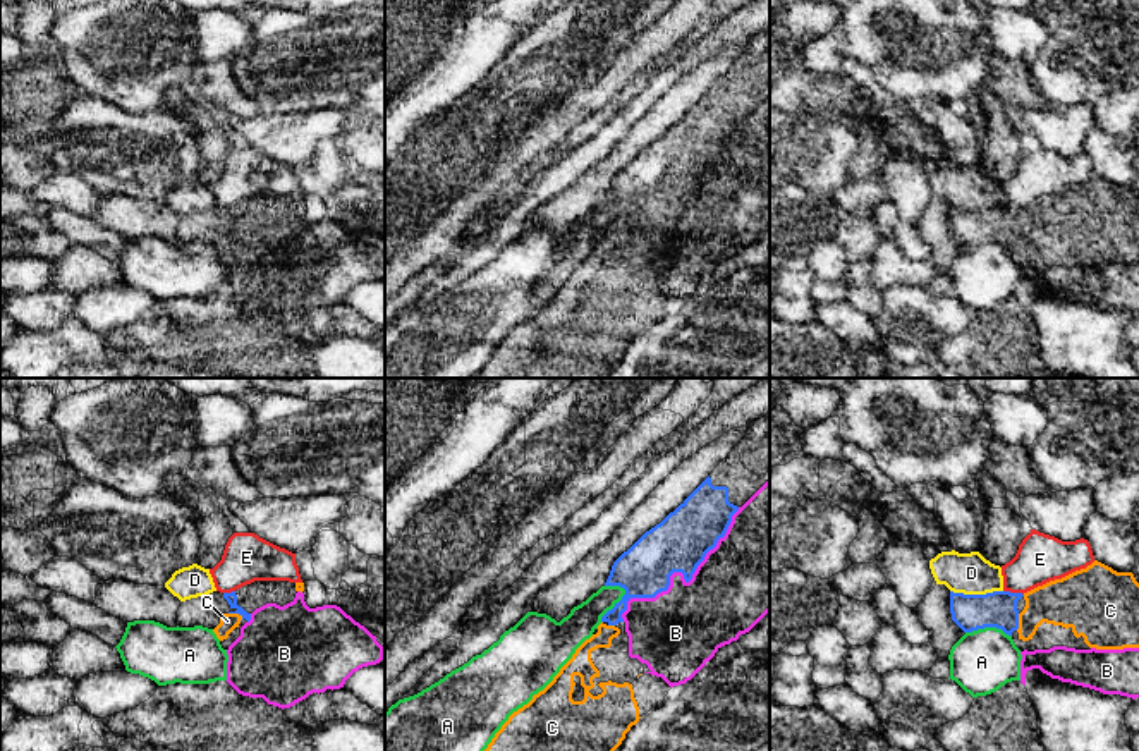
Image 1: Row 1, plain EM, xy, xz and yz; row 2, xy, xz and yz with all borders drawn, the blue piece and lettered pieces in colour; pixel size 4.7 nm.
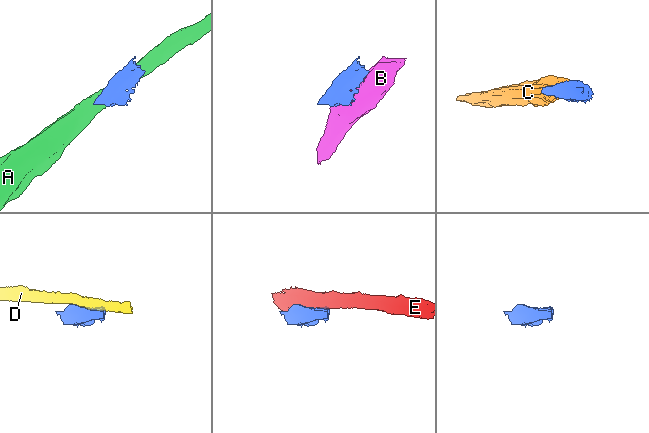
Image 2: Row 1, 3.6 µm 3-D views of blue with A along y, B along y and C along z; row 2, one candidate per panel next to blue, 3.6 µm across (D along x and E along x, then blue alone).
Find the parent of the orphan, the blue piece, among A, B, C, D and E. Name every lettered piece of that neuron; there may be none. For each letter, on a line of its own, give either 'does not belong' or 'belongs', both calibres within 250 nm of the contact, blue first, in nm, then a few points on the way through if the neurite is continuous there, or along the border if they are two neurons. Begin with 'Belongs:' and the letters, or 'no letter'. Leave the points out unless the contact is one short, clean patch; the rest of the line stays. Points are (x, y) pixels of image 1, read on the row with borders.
Belongs: C
A: does not belong | 240/150 nm
B: does not belong | 280/380 nm
C: belongs | 50/80 nm
D: does not belong | 170/190 nm
E: does not belong | 170/220 nm

